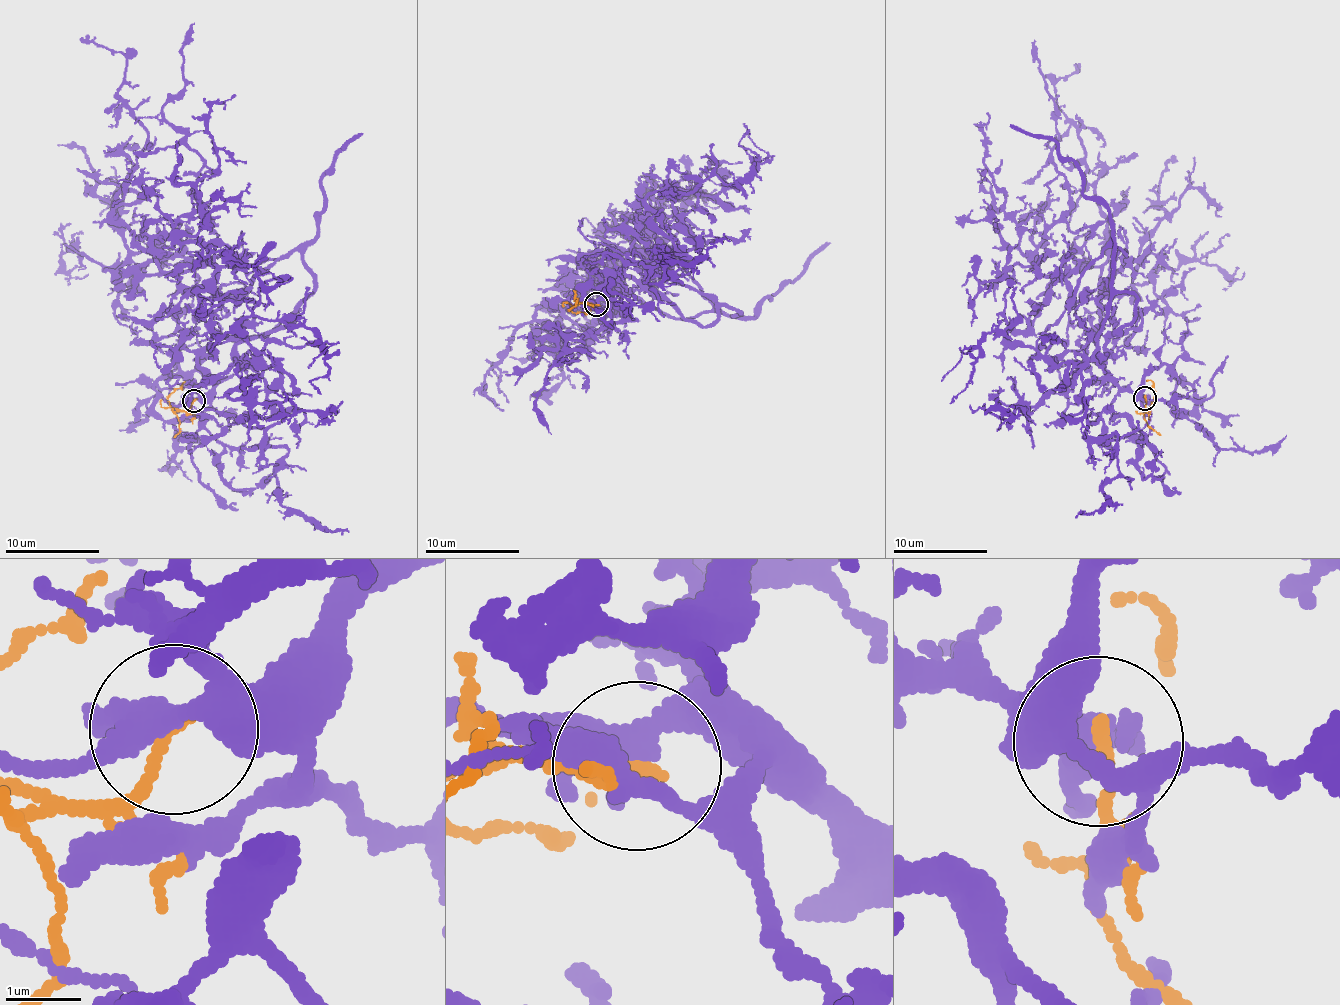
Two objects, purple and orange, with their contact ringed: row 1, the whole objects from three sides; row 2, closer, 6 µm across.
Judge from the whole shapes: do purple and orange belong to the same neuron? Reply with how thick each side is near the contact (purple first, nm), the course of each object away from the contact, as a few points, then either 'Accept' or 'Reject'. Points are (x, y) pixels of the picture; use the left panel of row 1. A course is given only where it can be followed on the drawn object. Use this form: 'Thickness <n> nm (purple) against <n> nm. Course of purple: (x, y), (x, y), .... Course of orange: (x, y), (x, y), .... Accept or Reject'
Thickness 320 nm (purple) against 180 nm. Course of purple: (193, 400), (198, 356), (314, 288), (293, 251), (222, 297), (177, 237), (203, 162), (161, 110), (194, 23). Course of orange: (193, 400), (186, 410), (170, 406), (168, 397), (184, 382). Reject

